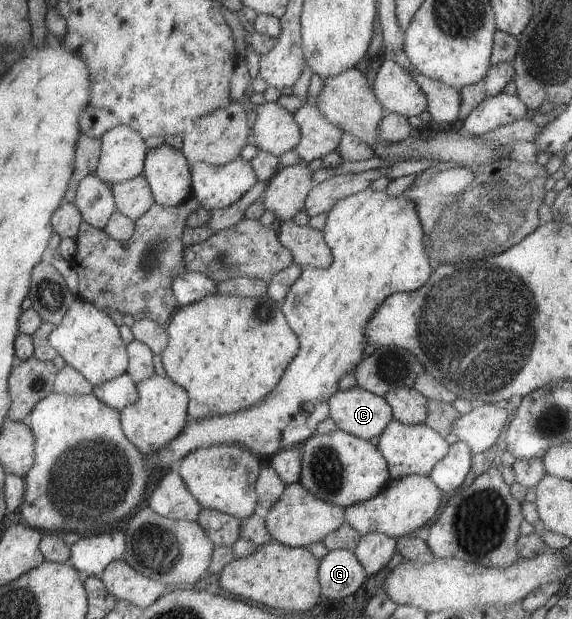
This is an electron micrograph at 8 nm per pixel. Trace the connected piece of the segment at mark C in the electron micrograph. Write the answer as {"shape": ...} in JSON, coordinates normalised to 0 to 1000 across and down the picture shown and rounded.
{"shape":[[[626,624],[603,632],[589,632],[575,641],[575,675],[586,683],[591,695],[610,700],[635,711],[647,711],[666,703],[673,690],[685,680],[684,658],[677,654],[668,640],[643,635]]]}

